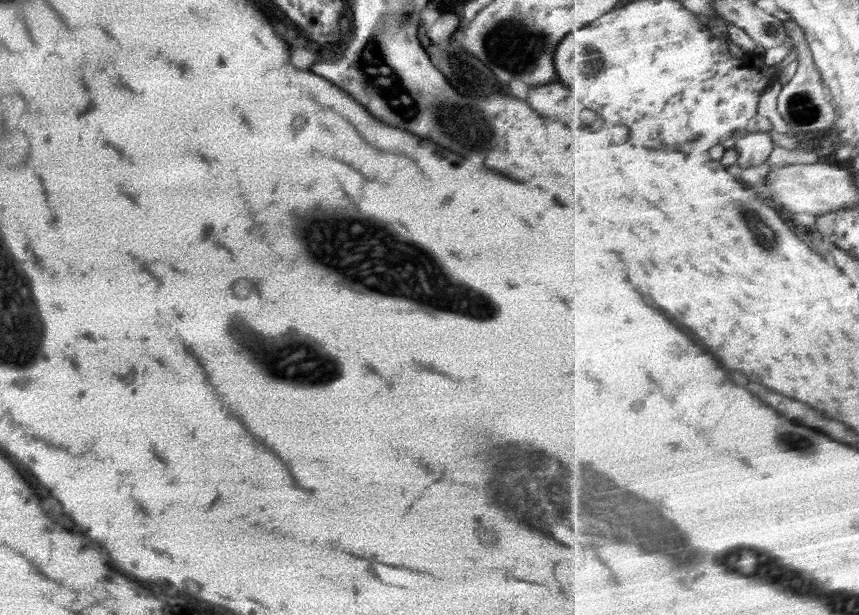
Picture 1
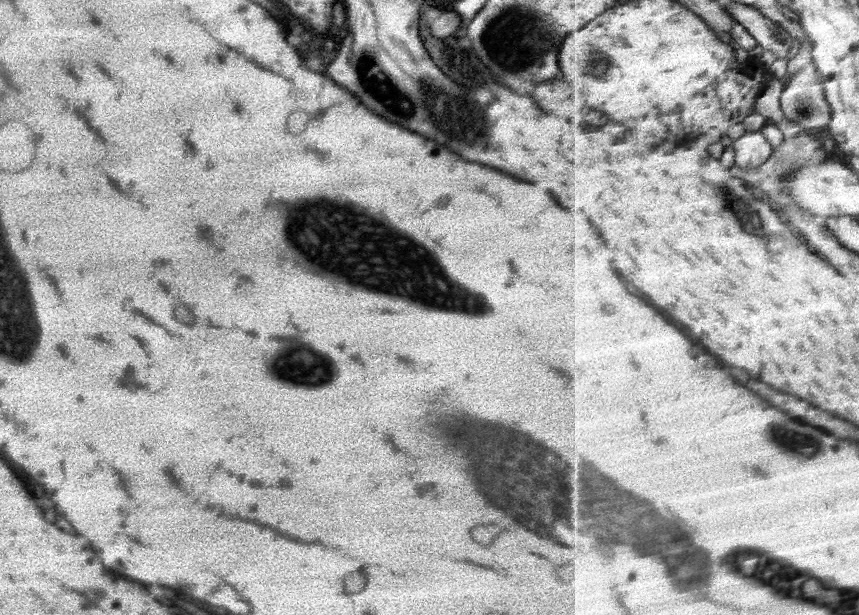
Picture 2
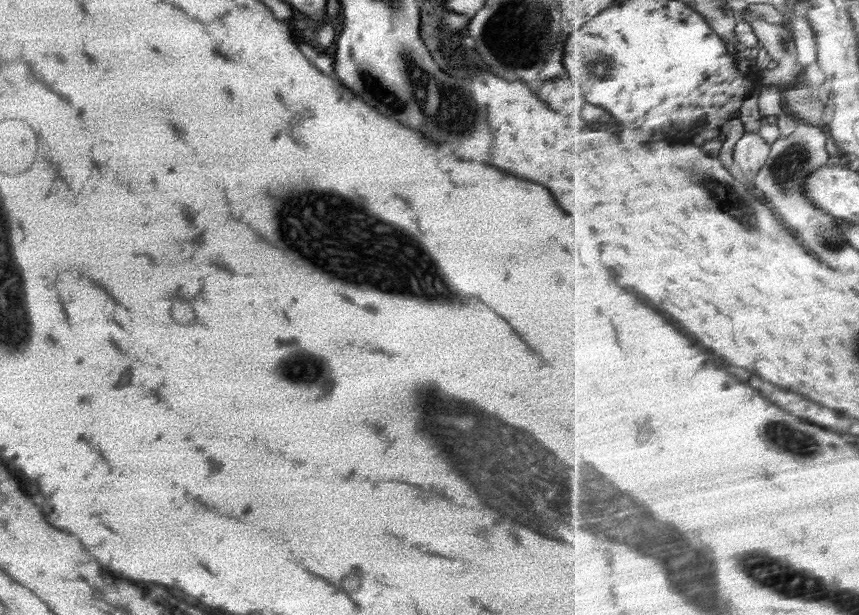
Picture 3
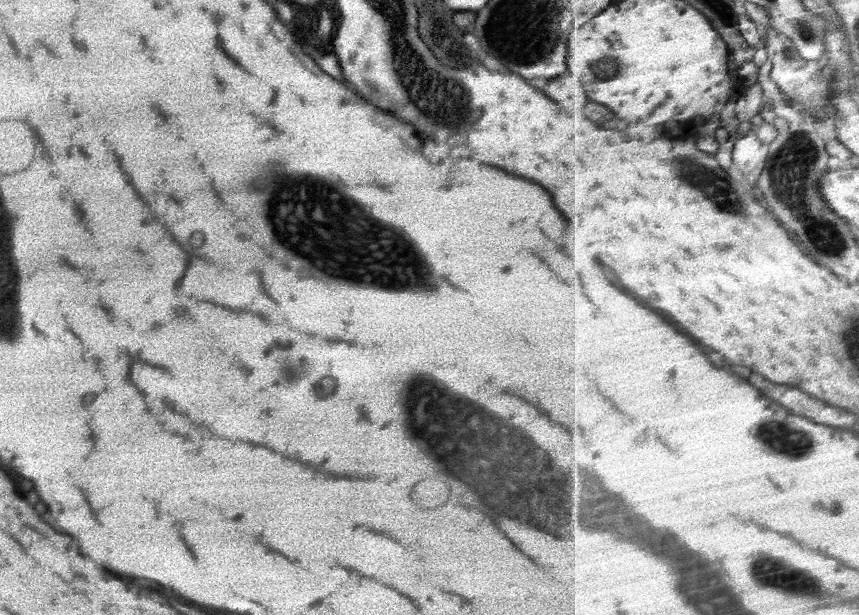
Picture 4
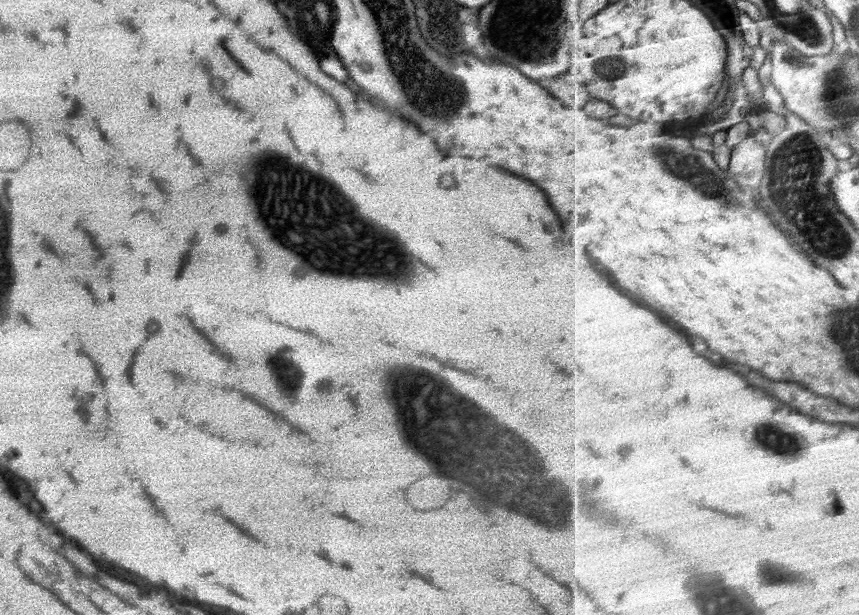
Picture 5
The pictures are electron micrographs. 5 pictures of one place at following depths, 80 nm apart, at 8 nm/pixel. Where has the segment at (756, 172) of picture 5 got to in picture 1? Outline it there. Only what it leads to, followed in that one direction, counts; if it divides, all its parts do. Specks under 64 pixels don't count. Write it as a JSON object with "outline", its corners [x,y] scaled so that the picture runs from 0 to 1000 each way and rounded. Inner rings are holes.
{"outline":[[[895,213],[873,215],[859,228],[854,242],[860,247],[857,273],[879,272],[895,260],[905,237],[896,221]]]}

